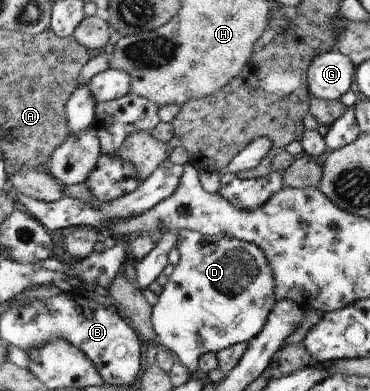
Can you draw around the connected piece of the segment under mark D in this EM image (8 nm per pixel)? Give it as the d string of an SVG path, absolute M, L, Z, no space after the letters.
M190 229L180 230L179 238L180 259L153 306L151 321L159 344L171 350L176 362L192 372L204 353L247 343L262 332L276 301L275 274L265 252L256 243L228 235L205 235Z

